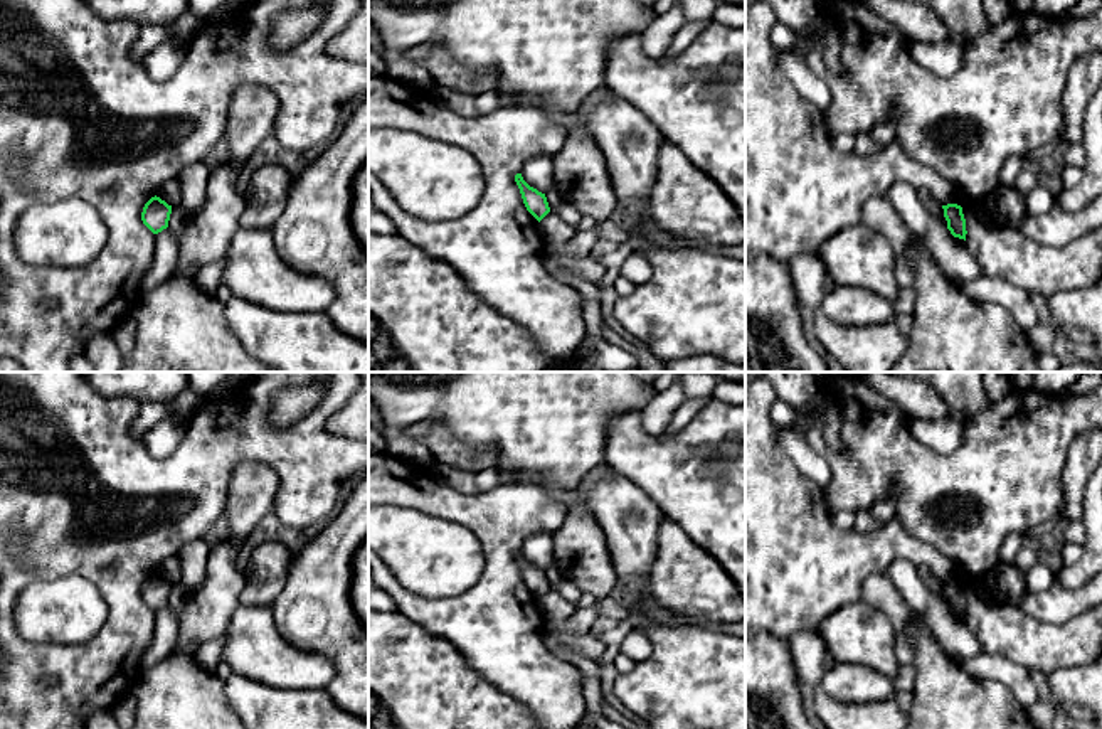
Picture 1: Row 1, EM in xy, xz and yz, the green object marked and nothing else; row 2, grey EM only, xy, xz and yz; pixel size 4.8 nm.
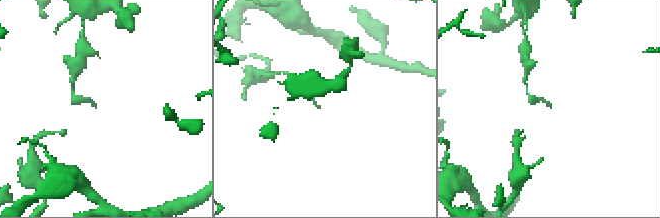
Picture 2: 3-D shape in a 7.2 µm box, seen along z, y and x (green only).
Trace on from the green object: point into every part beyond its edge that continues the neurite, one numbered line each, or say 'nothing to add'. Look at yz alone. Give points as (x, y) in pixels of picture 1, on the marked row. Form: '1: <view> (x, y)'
nothing to add

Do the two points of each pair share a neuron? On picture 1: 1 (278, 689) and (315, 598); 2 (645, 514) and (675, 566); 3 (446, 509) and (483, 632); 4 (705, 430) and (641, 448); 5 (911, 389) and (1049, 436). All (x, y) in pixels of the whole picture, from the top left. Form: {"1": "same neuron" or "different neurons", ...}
{"1": "different neurons", "2": "different neurons", "3": "same neuron", "4": "same neuron", "5": "different neurons"}

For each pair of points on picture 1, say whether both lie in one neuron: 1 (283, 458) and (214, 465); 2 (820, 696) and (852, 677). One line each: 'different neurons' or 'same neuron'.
1: same neuron
2: different neurons

